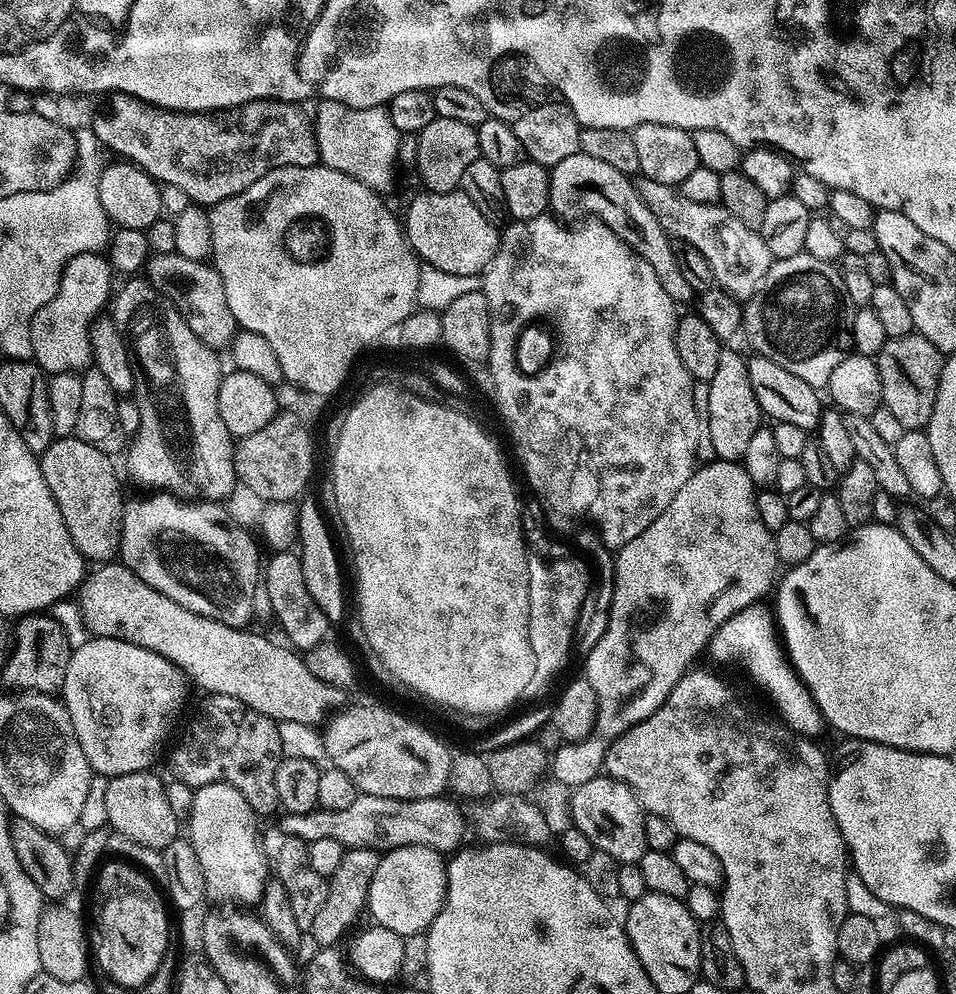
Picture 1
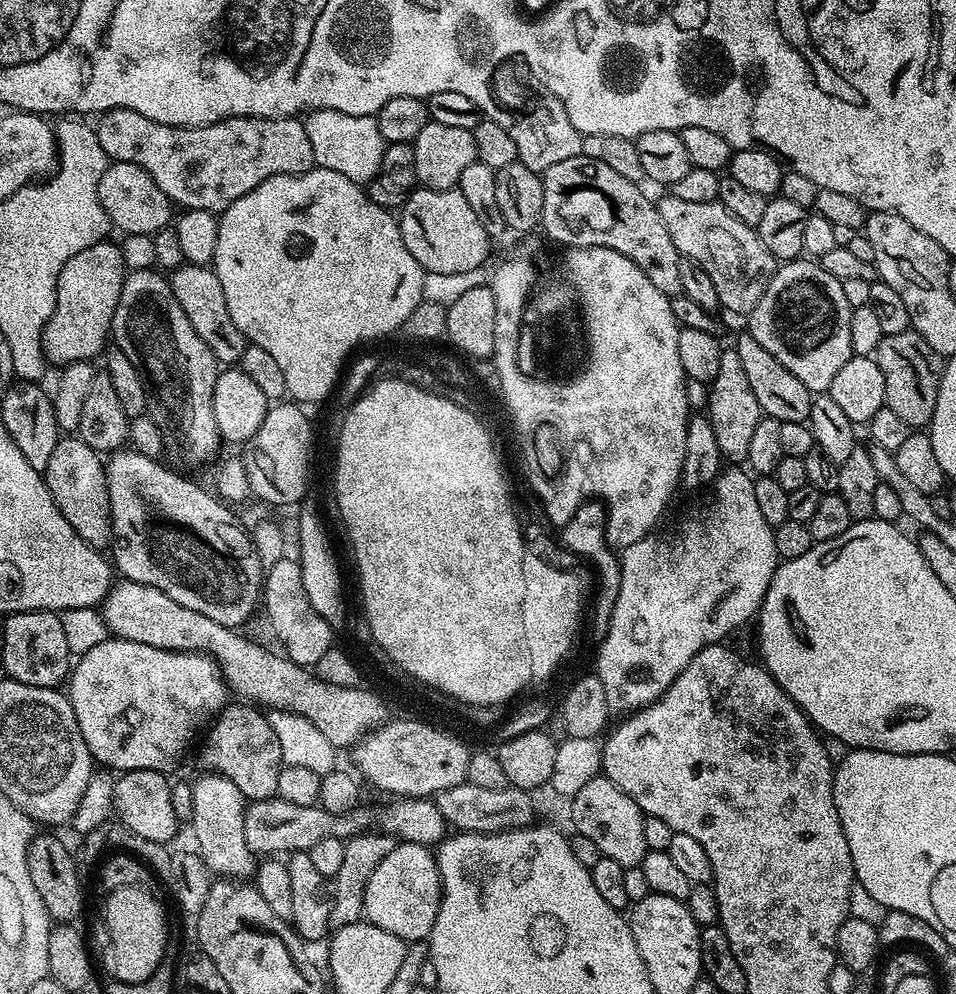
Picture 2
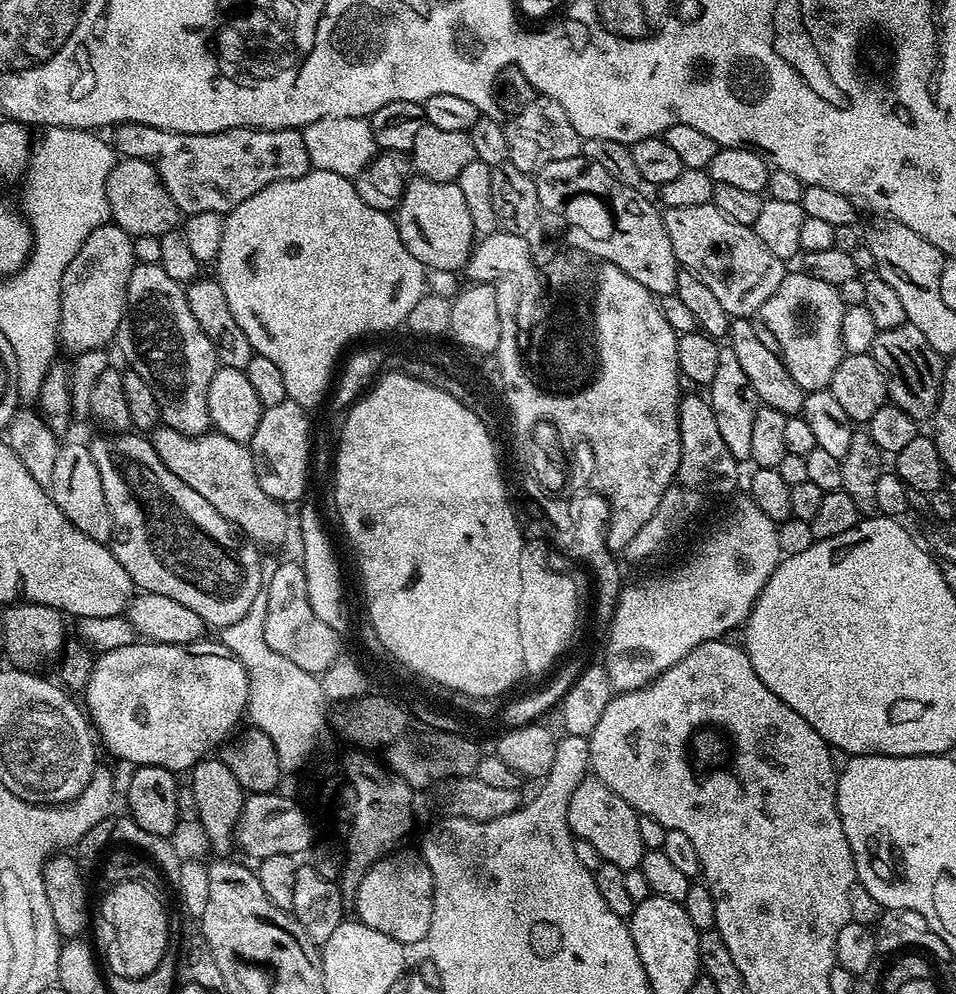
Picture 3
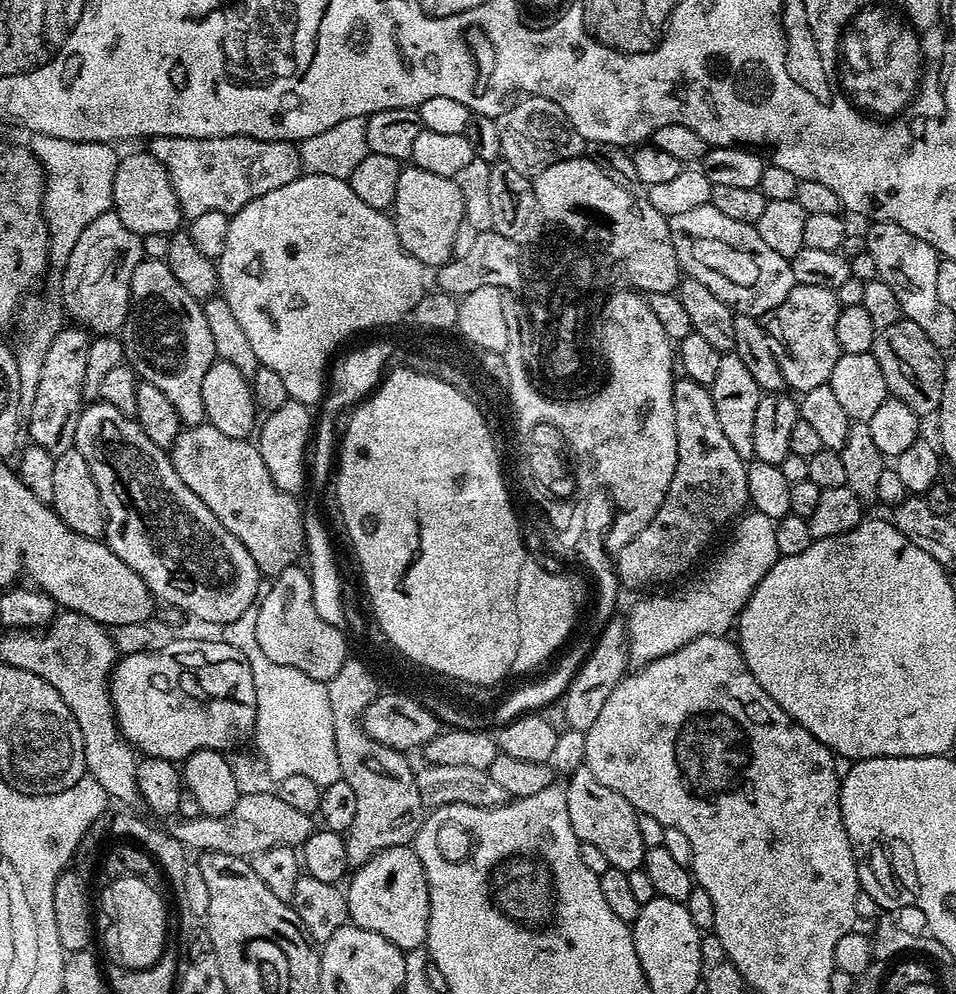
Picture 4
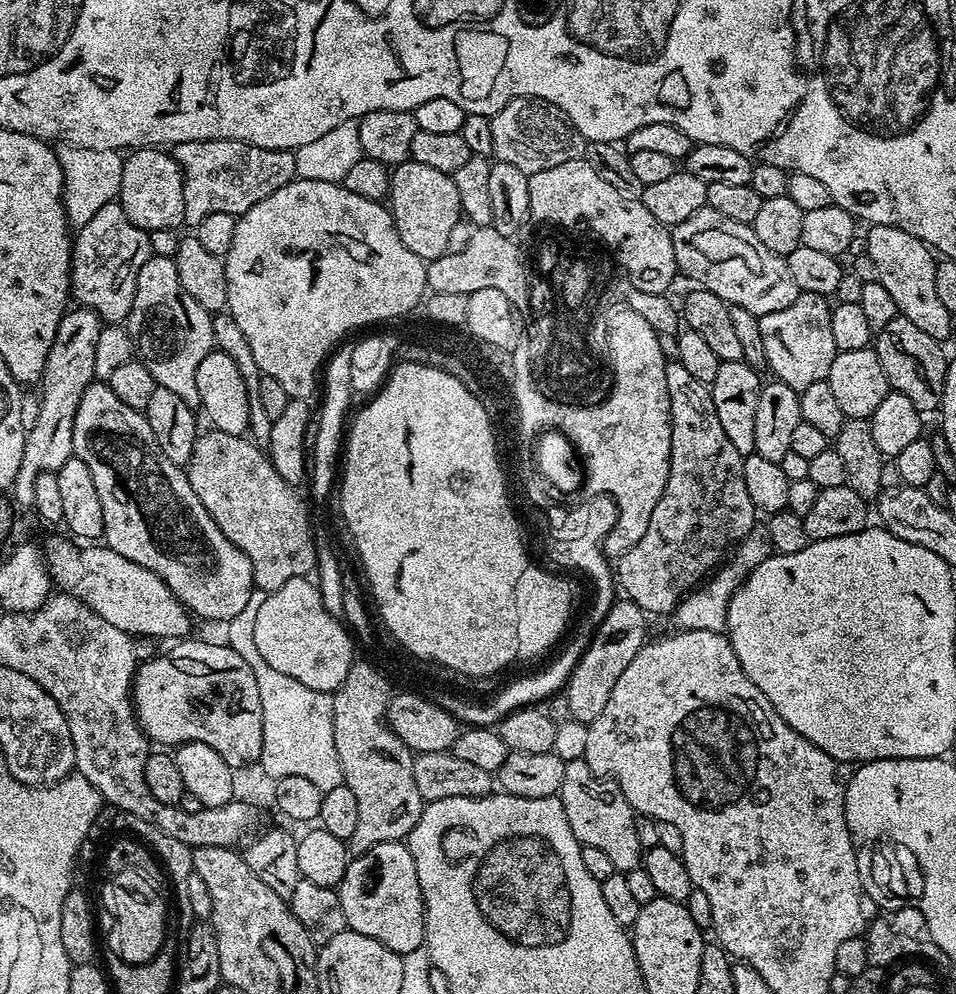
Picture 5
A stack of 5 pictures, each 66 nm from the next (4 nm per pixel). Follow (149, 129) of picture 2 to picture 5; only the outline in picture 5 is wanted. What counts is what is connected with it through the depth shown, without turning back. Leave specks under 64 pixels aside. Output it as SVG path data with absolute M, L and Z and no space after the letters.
M195 140L171 149L184 175L184 224L194 226L206 214L230 214L237 218L274 190L297 179L294 155L289 150L266 150L237 140Z

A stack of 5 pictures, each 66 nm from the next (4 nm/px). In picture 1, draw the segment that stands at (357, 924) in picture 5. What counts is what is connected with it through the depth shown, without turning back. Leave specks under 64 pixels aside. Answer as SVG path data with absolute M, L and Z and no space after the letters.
M426 846L393 848L381 855L378 870L374 870L366 912L379 927L394 930L399 936L427 933L434 918L438 918L447 893L448 870L441 853Z

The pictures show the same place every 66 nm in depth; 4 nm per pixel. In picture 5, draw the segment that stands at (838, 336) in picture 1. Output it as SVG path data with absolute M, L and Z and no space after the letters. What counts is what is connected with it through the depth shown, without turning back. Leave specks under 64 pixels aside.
M801 292L786 310L774 310L774 314L760 317L764 328L768 328L768 352L776 352L776 360L784 360L784 376L779 380L796 392L806 390L813 382L827 380L830 366L834 366L837 350L830 327L832 310L829 297Z

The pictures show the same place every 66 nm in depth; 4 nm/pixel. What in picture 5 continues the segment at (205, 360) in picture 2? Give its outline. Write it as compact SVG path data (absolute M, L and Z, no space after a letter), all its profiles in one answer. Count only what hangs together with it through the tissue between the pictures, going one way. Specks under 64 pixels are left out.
M151 256L138 270L138 286L134 290L134 306L126 327L136 342L136 356L150 370L157 386L178 394L182 402L199 405L196 371L202 358L214 350L216 339L212 329L213 313L208 312L178 282L178 266L171 256Z

